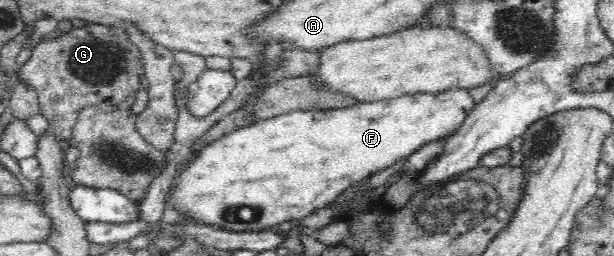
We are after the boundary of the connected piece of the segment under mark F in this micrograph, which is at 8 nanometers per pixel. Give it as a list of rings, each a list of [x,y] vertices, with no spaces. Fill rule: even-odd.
[[[466,89],[416,93],[394,100],[360,103],[338,110],[294,111],[257,121],[202,147],[182,164],[182,172],[167,200],[172,209],[194,222],[231,232],[272,229],[283,222],[299,223],[316,209],[328,207],[346,188],[394,163],[412,157],[430,141],[450,139],[464,125],[476,102]]]

